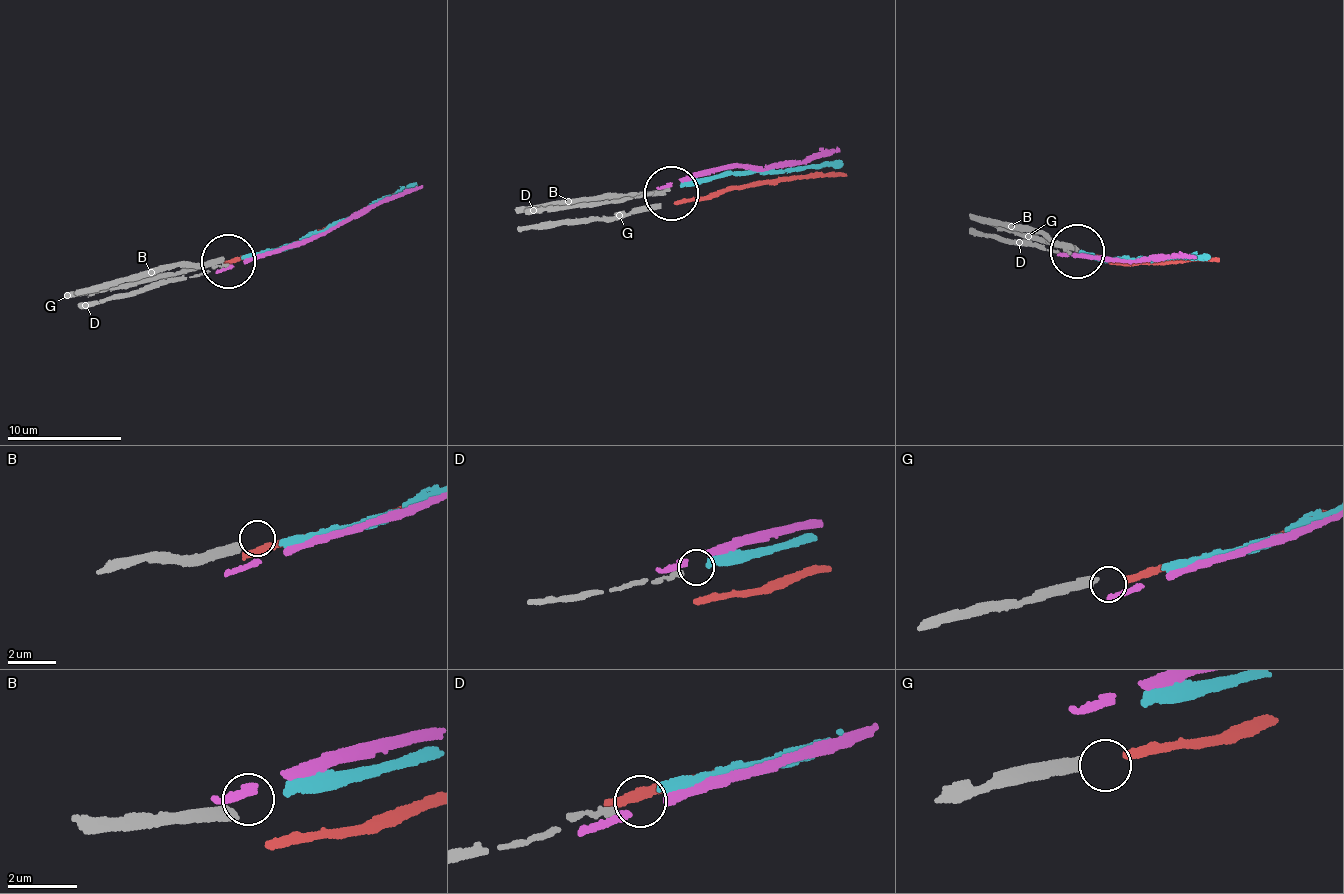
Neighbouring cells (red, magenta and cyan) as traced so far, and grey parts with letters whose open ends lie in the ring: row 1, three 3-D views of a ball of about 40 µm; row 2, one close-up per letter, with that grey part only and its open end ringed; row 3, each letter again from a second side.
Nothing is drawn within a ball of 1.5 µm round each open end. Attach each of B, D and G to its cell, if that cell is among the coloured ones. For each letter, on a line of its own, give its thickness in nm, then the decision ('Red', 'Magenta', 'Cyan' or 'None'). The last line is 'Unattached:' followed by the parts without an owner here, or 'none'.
B: Thickness 340 nm. None
D: Thickness 160 nm. Cyan
G: Thickness 320 nm. None
Unattached: B, G

